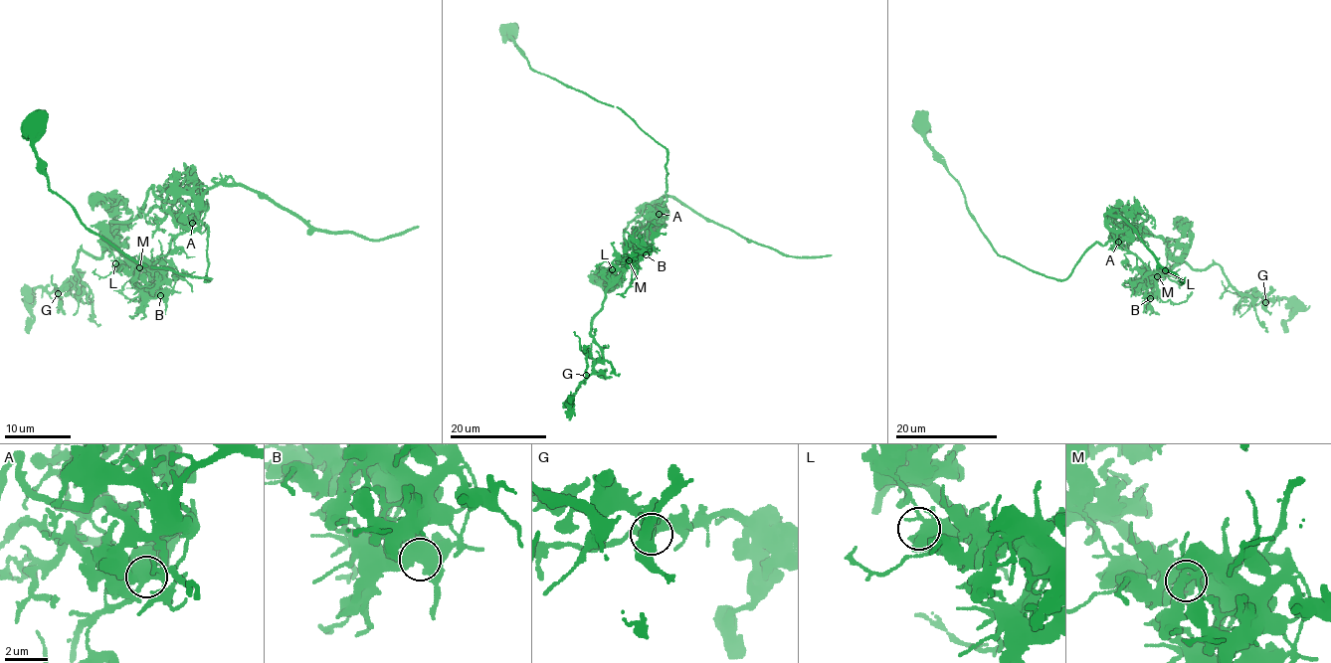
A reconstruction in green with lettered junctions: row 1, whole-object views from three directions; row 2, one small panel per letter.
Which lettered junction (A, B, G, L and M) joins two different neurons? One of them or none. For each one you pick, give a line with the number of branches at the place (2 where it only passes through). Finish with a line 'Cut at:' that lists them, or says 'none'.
A: branches 3
Cut at: A

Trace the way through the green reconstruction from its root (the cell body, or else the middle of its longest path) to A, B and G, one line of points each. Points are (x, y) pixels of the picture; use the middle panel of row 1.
A: (509, 32), (516, 48), (533, 70), (600, 102), (621, 107), (666, 150), (666, 202), (658, 214)
B: (509, 32), (533, 70), (621, 107), (666, 150), (666, 202), (648, 232), (649, 248), (640, 247), (646, 254)
G: (509, 32), (533, 70), (621, 107), (666, 150), (666, 202), (644, 253), (592, 320), (602, 357), (586, 375)

